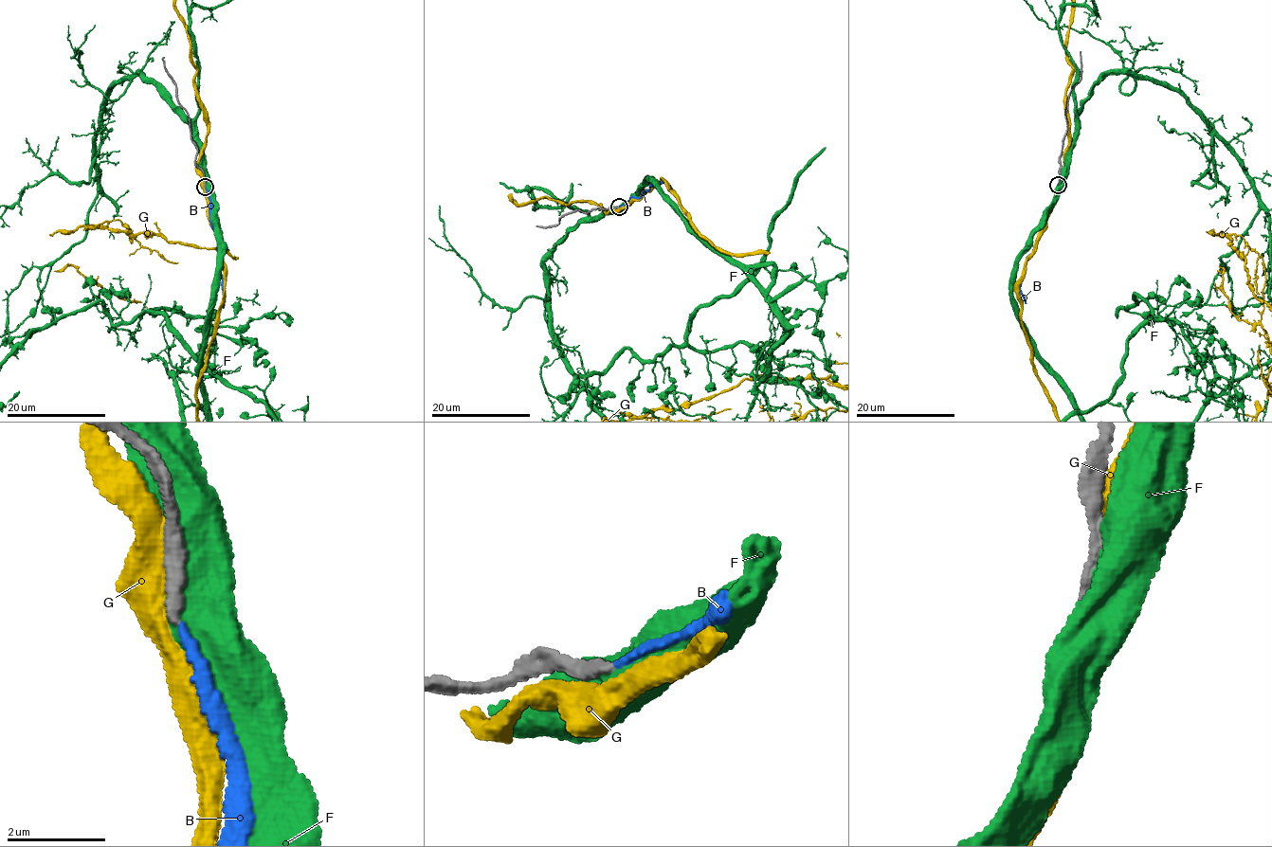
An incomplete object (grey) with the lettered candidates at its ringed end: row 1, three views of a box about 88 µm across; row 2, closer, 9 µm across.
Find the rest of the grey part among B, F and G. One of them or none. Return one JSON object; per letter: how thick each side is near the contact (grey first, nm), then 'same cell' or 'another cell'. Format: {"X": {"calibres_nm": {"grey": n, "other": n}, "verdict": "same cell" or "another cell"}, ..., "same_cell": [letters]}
{"B": {"calibres_nm": {"grey": 200, "other": 160}, "verdict": "same cell"}, "F": {"calibres_nm": {"grey": 320, "other": 800}, "verdict": "another cell"}, "G": {"calibres_nm": {"grey": 240, "other": 500}, "verdict": "another cell"}, "same_cell": ["B"]}

